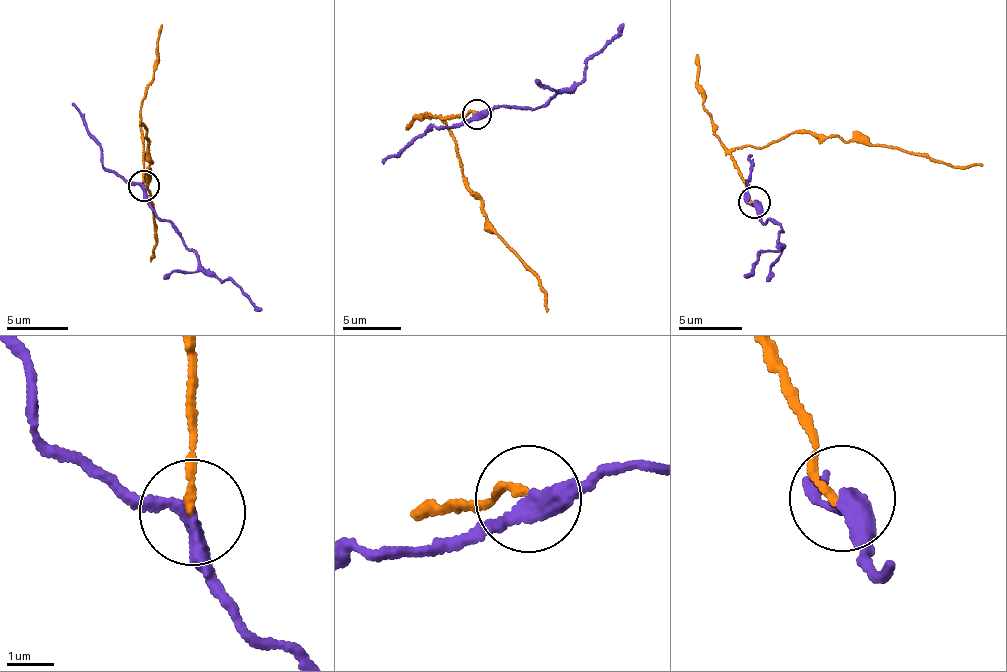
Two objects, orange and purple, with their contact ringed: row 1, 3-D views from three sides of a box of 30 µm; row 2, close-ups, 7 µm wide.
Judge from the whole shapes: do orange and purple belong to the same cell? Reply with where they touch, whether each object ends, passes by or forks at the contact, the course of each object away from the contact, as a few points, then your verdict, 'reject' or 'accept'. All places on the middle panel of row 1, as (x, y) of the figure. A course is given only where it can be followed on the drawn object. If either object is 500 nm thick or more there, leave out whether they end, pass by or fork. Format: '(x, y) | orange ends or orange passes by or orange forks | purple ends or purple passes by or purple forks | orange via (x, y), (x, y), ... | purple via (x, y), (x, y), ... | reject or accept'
(476, 114) | orange ends | purple passes by | orange via (475, 114), (470, 110), (444, 122), (468, 193), (481, 203), (490, 231), (540, 281), (546, 312) | purple via (475, 114), (535, 107), (571, 89), (582, 80), (586, 61), (622, 24) | reject

